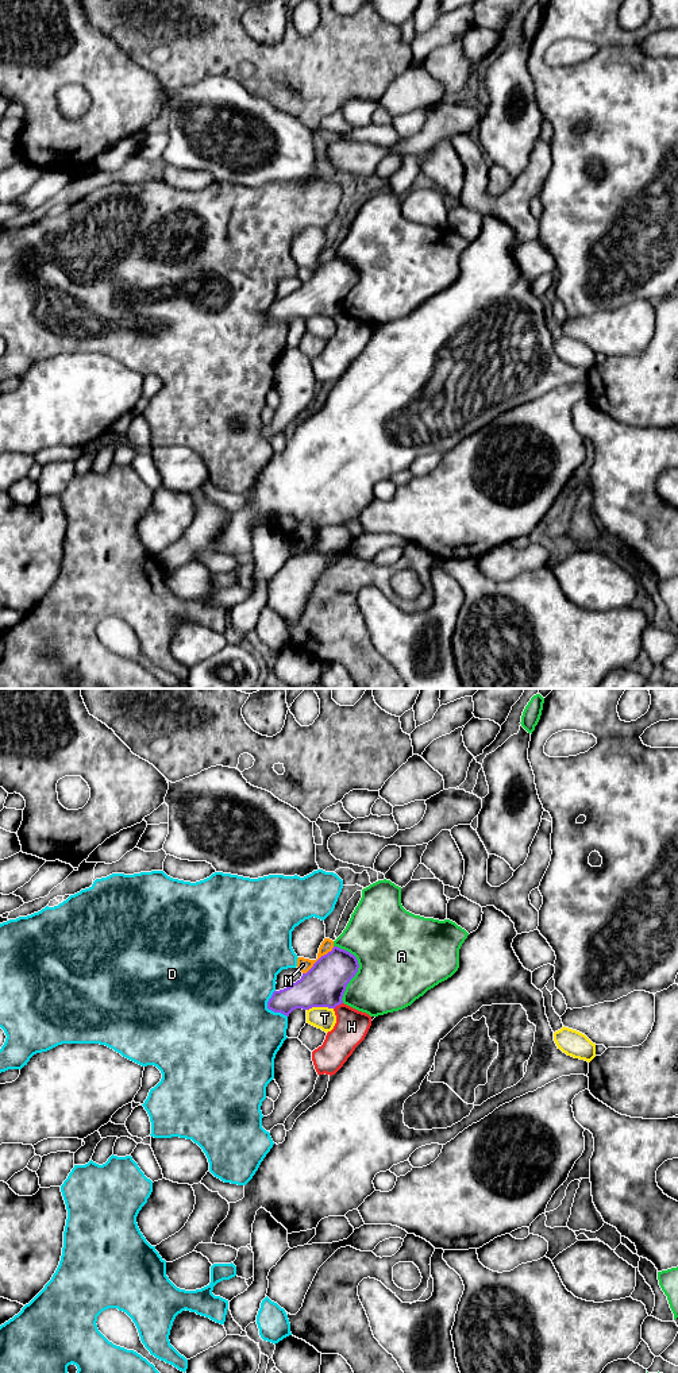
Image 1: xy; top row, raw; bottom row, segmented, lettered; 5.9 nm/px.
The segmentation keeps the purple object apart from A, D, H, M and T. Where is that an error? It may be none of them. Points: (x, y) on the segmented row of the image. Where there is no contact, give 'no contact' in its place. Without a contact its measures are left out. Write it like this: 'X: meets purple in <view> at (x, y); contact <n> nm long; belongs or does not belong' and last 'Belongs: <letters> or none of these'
A: meets purple in xy at (357, 970); contact 340 nm long; does not belong
D: meets purple in xy at (269, 1009); contact 180 nm long; does not belong
H: meets purple in xy at (338, 1005); contact 70 nm long; does not belong
M: meets purple in xy at (318, 960); contact 260 nm long; does not belong
T: meets purple in xy at (319, 1006); contact 160 nm long; does not belong
Belongs: none of these

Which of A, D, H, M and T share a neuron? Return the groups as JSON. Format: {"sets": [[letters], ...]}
{"sets": [["A"], ["D"], ["H"], ["M"], ["T"]]}

